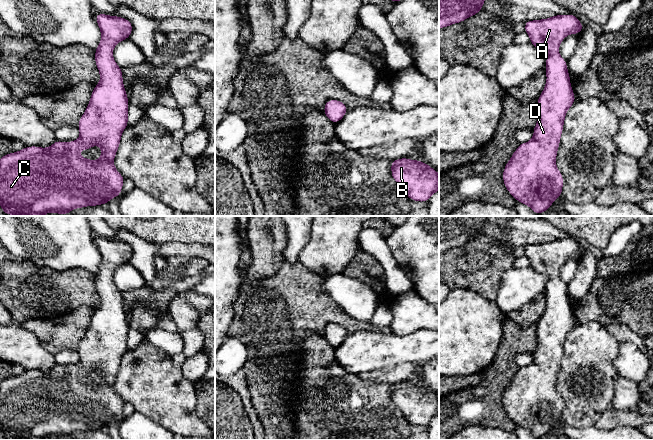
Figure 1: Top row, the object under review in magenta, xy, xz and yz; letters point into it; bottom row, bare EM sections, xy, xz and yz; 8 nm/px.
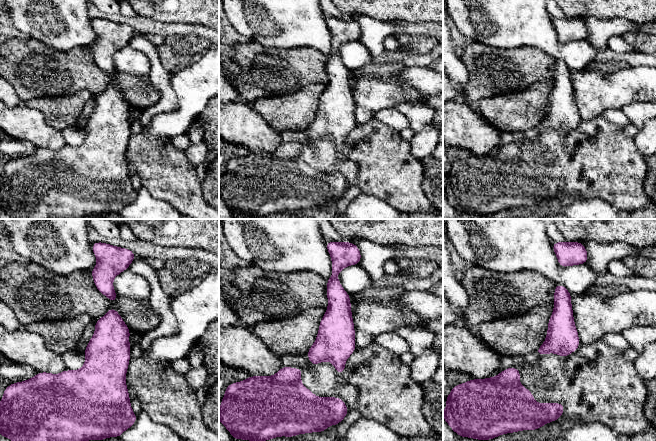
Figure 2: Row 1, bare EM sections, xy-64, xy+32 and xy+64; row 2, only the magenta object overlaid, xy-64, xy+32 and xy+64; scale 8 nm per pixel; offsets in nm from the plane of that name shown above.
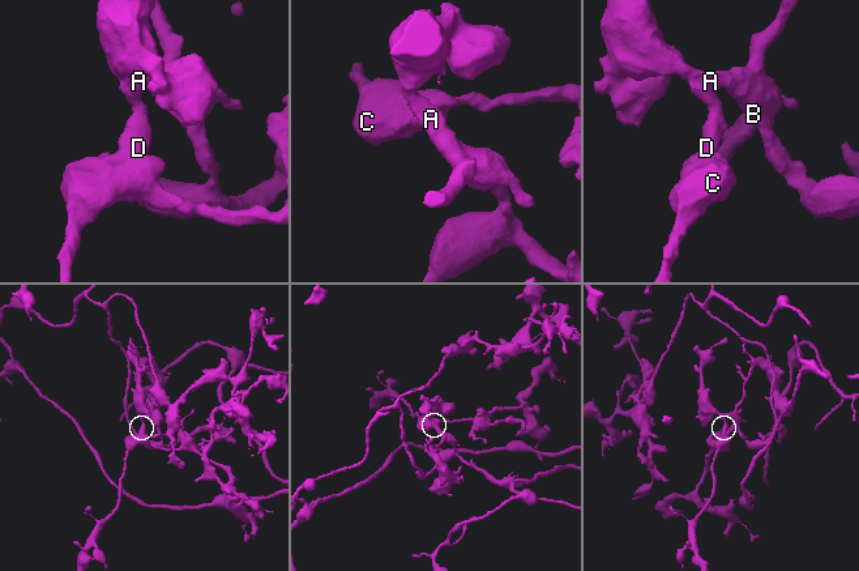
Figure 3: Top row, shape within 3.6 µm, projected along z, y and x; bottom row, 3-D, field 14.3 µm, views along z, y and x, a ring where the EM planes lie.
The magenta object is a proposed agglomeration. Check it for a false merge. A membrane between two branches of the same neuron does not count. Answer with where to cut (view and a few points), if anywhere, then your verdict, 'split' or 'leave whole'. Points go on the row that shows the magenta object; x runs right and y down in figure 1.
no cut; leave whole

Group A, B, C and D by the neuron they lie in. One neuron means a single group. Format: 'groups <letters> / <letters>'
groups A B C D

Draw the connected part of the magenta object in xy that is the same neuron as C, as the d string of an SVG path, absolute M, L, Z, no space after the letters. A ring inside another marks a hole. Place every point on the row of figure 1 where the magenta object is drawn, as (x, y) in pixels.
M102 13L95 15L101 31L101 41L95 51L95 64L100 73L100 82L95 85L89 104L78 122L80 137L64 143L56 140L50 147L29 146L18 152L5 154L0 158L0 206L5 215L43 216L45 213L66 215L75 208L108 204L111 198L120 197L125 178L116 170L113 160L120 145L121 135L128 126L129 100L123 85L122 69L113 58L115 45L129 39L133 30L132 23L123 17ZM95 144L101 148L99 160L89 160L79 155L80 149L89 150Z

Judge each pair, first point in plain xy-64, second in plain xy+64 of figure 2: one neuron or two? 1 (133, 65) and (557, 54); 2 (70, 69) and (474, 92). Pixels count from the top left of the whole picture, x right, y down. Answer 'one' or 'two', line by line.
1: one
2: one

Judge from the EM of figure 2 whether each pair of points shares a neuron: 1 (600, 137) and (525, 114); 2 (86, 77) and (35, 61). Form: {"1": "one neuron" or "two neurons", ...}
{"1": "two neurons", "2": "one neuron"}

